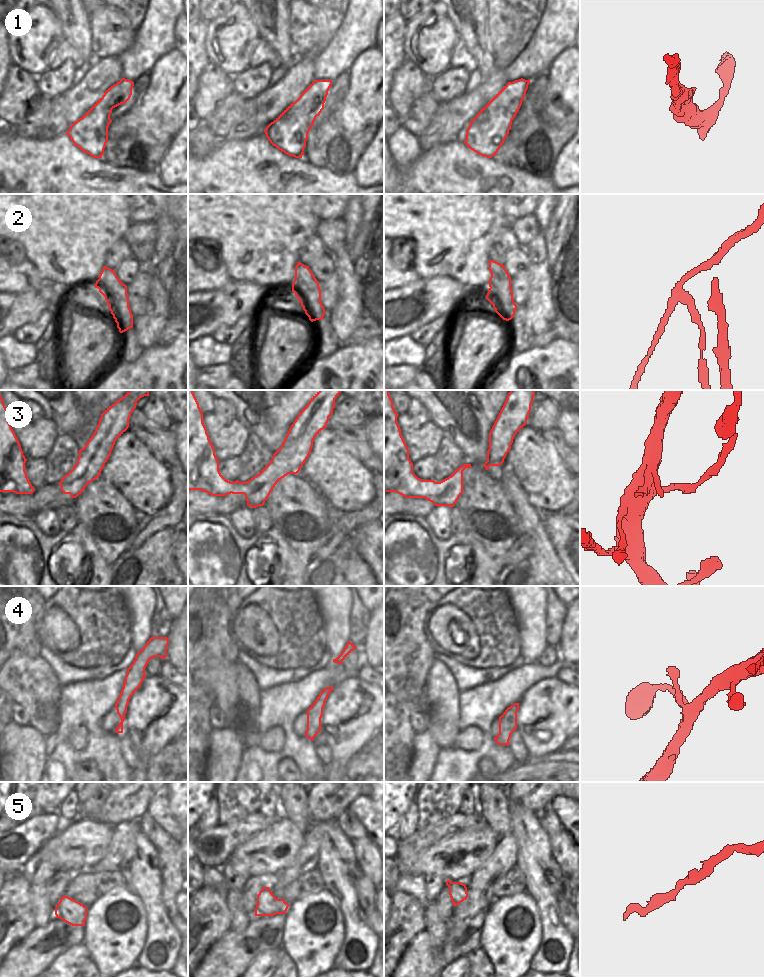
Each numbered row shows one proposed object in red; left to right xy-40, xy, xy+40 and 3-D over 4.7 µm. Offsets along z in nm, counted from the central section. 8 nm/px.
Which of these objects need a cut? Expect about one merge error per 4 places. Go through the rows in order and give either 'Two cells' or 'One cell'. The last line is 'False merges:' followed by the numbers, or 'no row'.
1: One cell
2: Two cells
3: Two cells
4: One cell
5: One cell
False merges: 2, 3

